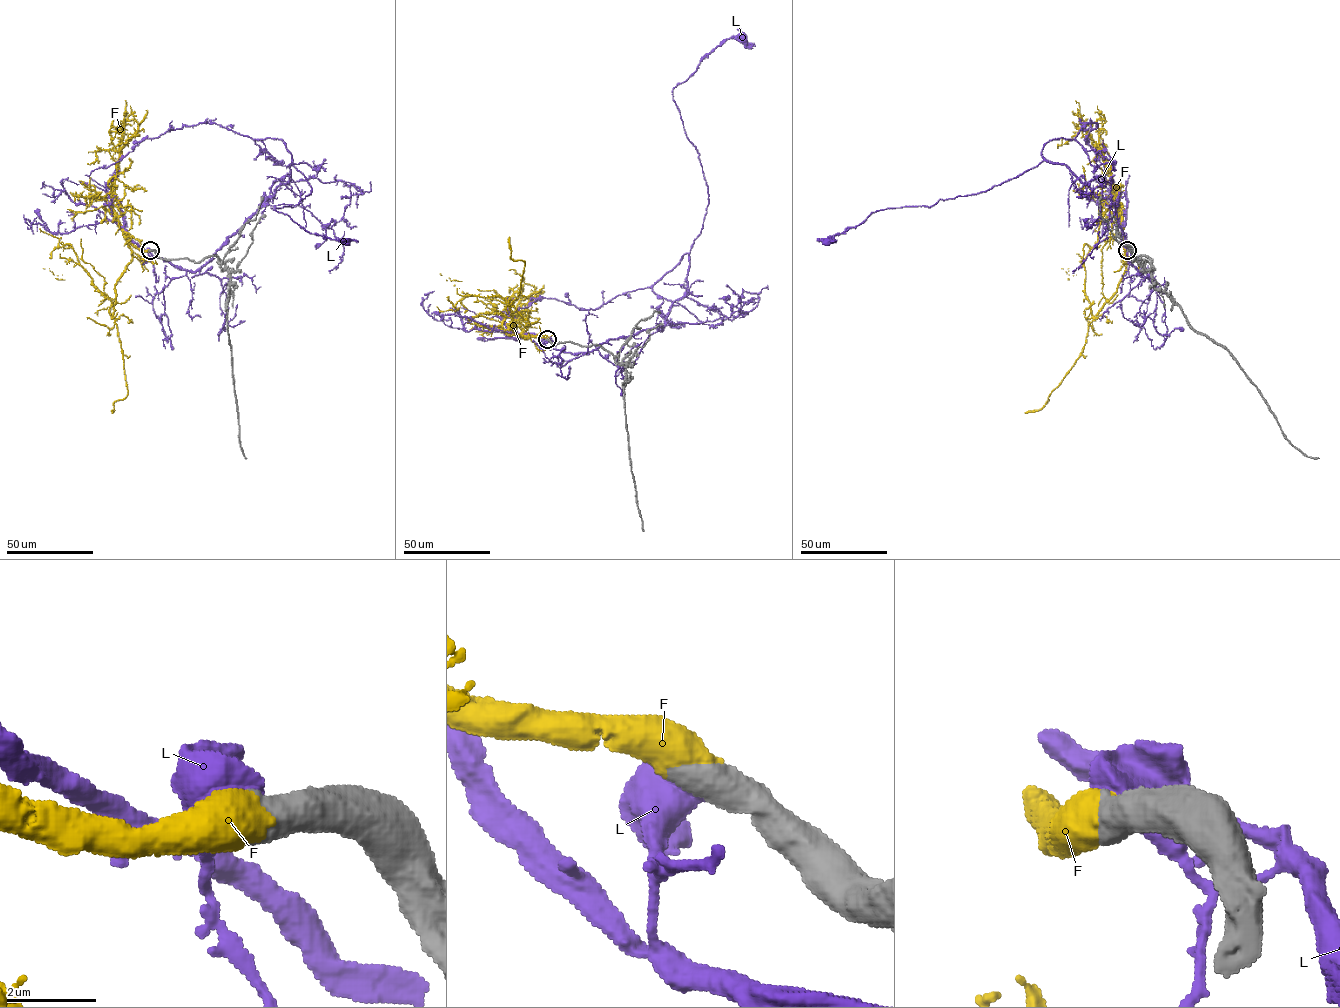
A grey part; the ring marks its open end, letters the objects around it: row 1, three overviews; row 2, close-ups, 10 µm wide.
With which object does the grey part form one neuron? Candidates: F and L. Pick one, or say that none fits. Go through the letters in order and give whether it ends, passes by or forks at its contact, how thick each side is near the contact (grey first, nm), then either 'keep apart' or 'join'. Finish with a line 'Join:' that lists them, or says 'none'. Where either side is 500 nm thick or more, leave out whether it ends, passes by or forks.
F: calibres 750 and 700 nm; join
L: calibres 750 and 700 nm; keep apart
Join: F

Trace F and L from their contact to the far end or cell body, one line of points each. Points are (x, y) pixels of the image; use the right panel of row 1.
F: (1127, 250), (1124, 242), (1117, 291), (1095, 315), (1083, 264), (1083, 247), (1092, 246), (1068, 268), (1069, 279)
L: (1127, 249), (1139, 271), (1116, 206), (1065, 165), (1043, 160), (985, 191), (878, 210), (826, 241)

